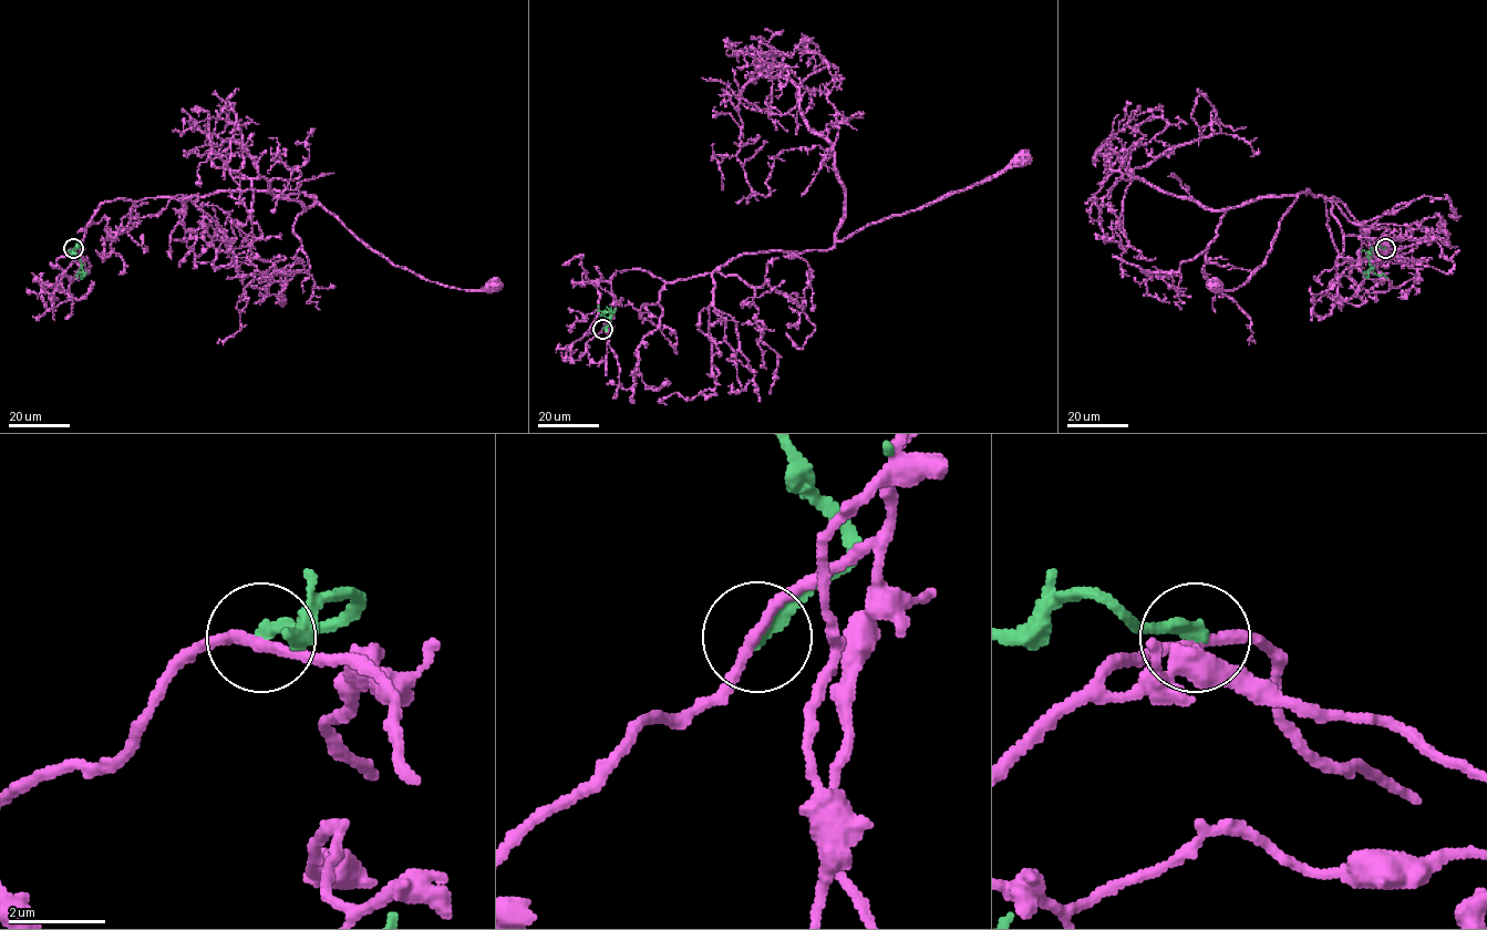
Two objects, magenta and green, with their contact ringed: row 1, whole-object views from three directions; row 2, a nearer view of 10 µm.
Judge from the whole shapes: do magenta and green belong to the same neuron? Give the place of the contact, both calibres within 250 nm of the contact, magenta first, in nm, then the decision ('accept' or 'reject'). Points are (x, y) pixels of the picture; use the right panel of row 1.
(1385, 248) | 220/280 nm | reject

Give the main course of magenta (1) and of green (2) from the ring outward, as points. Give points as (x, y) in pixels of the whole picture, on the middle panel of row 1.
1: (603, 329), (613, 313), (616, 272), (641, 269), (671, 282), (713, 272), (742, 255), (828, 249), (1022, 158)
2: (603, 329), (608, 323), (603, 316), (607, 311), (611, 316), (606, 330)

